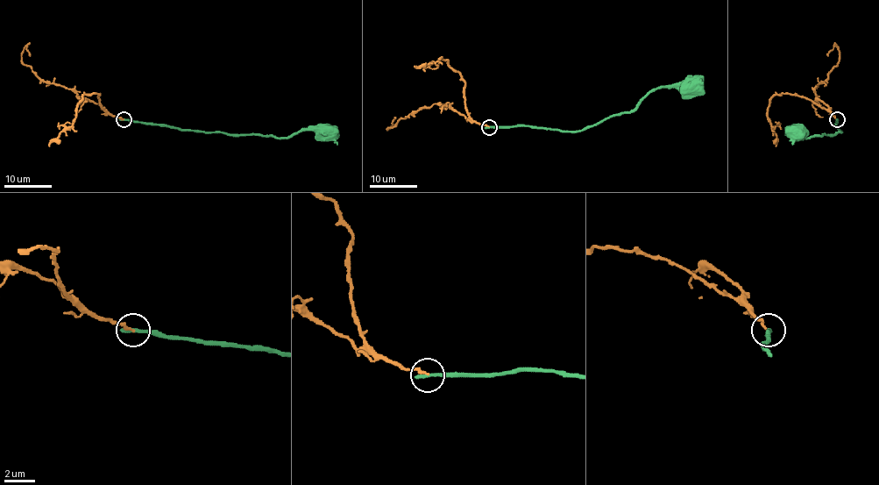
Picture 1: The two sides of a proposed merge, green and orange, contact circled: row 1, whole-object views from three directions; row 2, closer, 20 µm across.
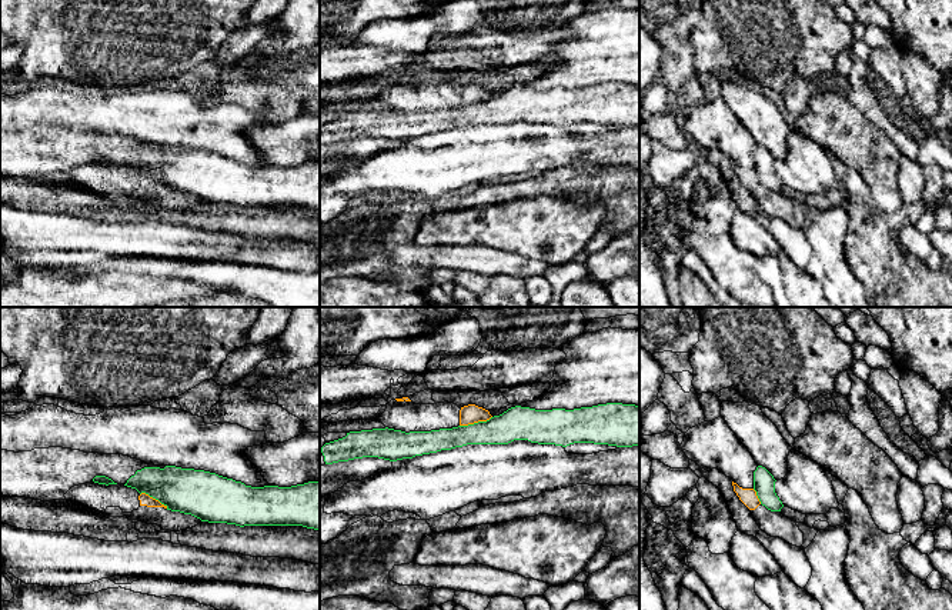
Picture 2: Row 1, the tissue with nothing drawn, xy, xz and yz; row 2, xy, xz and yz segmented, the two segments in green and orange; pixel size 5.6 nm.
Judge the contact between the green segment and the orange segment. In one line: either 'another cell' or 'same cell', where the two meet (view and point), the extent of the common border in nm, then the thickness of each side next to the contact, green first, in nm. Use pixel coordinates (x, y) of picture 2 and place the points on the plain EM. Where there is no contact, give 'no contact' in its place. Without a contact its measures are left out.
another cell; meets green in xz at (476, 103); contact 190 nm long; 190 nm thick on the green side, 110 nm on the other

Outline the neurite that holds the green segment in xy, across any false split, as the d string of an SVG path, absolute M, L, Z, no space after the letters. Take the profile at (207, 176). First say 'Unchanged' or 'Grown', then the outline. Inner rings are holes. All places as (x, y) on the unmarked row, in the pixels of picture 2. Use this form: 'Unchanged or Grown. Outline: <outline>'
Unchanged. Outline: M176 146L144 147L127 163L140 174L146 173L171 191L191 194L201 201L244 206L303 206L320 211L320 161L291 167L251 167L216 153Z

